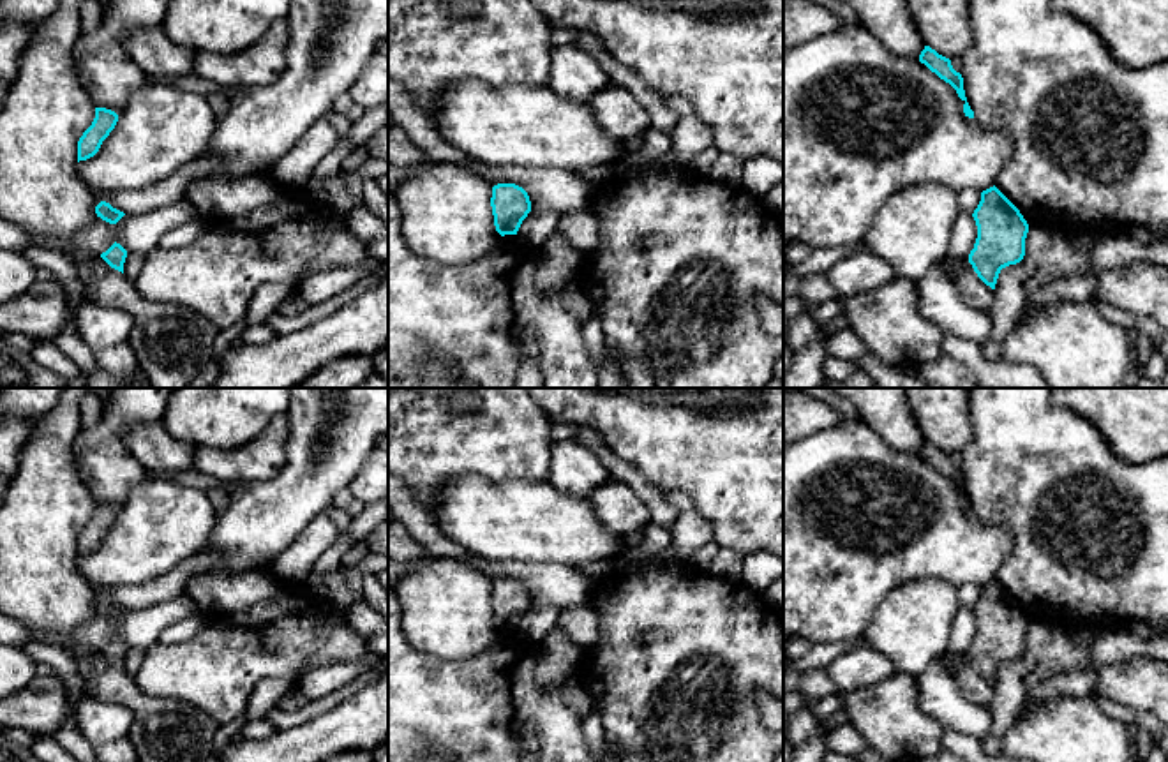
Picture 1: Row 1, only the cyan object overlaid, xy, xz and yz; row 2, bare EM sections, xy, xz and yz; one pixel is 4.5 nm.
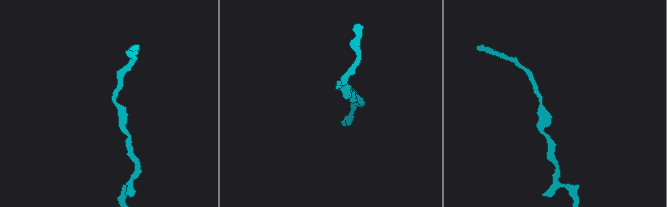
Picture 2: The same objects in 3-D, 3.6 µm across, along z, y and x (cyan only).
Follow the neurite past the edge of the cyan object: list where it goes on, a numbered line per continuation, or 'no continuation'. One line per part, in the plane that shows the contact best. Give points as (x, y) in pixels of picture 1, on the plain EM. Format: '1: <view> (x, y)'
no continuation

